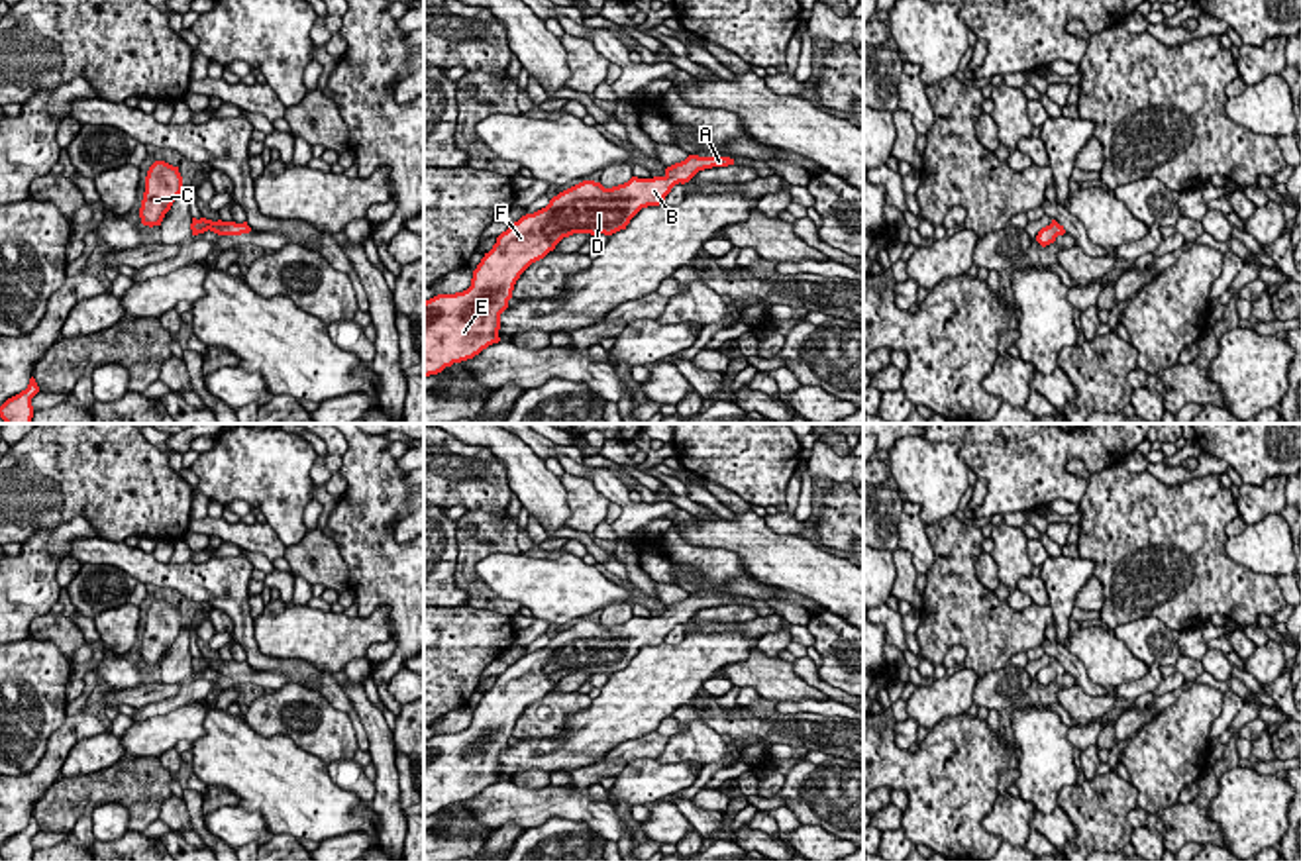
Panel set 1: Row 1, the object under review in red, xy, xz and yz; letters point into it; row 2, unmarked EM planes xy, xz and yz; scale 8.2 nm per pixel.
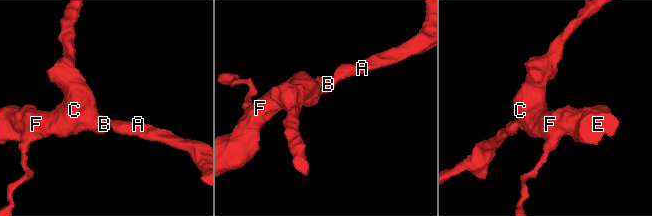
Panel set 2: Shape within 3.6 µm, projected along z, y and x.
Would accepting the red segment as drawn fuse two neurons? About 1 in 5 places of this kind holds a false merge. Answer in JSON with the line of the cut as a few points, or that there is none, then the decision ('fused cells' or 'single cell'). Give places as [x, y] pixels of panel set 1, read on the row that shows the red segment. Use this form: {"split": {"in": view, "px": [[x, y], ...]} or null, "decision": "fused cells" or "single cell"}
{"split": null, "decision": "single cell"}

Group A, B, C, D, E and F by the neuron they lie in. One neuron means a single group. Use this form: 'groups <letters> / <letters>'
groups A B C D E F

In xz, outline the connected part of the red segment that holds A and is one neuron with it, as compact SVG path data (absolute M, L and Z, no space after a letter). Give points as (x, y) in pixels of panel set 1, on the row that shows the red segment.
M689 155L667 167L663 177L632 177L612 188L583 180L553 196L546 208L522 216L485 253L467 290L424 302L424 377L498 343L500 314L508 308L516 280L563 237L626 229L642 208L663 204L675 184L689 182L699 171L728 165L734 159Z

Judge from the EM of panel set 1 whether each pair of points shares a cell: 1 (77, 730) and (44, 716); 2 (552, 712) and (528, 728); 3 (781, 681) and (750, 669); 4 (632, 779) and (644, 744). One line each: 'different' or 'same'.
1: different
2: same
3: same
4: different

